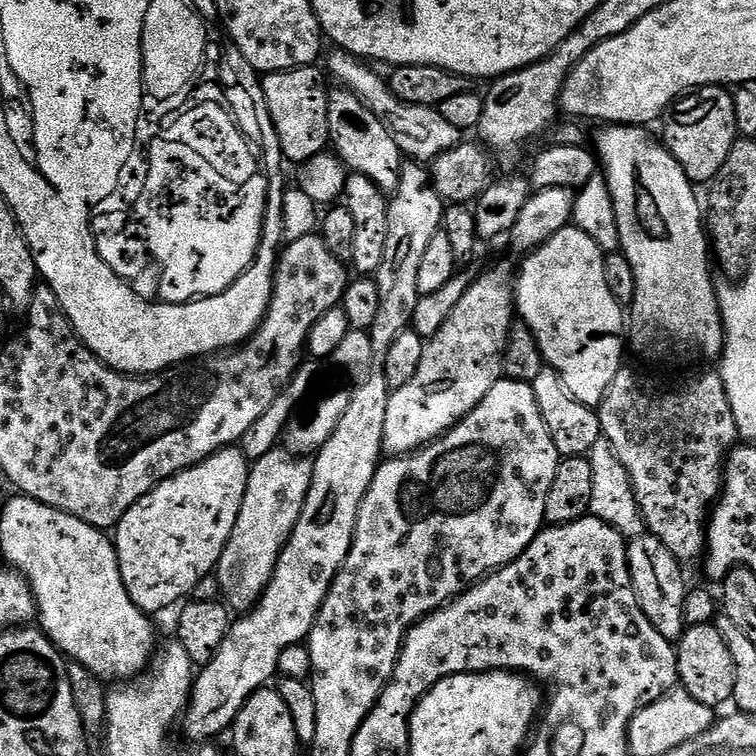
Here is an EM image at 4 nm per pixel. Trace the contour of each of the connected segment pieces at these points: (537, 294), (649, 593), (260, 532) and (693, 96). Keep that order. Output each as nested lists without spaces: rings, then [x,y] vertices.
[[[569,226],[554,234],[539,248],[527,253],[523,257],[524,265],[521,266],[520,273],[515,273],[514,276],[515,311],[534,334],[545,365],[559,374],[566,390],[570,390],[578,402],[591,408],[599,406],[610,382],[614,382],[614,374],[618,374],[625,363],[626,312],[614,294],[610,294],[610,286],[606,286],[605,255],[594,238],[590,238],[590,234],[581,228]]]
[[[645,534],[636,539],[629,539],[628,569],[634,586],[634,594],[638,598],[638,606],[642,606],[642,614],[650,618],[650,626],[662,634],[662,638],[676,642],[684,635],[684,572],[681,561],[676,559],[658,538]]]
[[[283,446],[270,450],[249,467],[246,494],[238,522],[222,550],[222,558],[214,573],[220,583],[223,603],[236,614],[247,614],[255,608],[276,569],[278,558],[302,514],[314,466],[307,455],[288,451]]]
[[[724,86],[698,88],[683,96],[672,105],[663,117],[664,136],[662,143],[676,159],[678,166],[693,185],[707,185],[722,170],[726,154],[736,145],[738,133],[734,122],[733,93]]]

